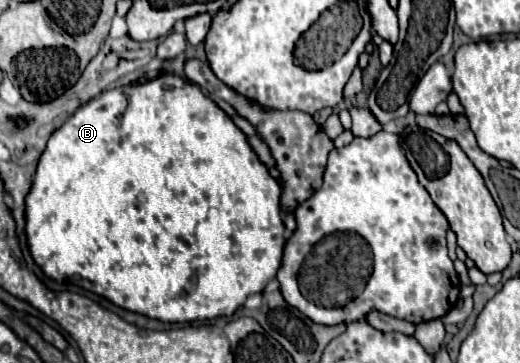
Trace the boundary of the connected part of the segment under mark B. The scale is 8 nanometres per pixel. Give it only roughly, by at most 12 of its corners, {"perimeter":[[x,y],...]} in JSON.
{"perimeter":[[175,72],[57,128],[35,262],[161,322],[275,278],[281,186]]}

